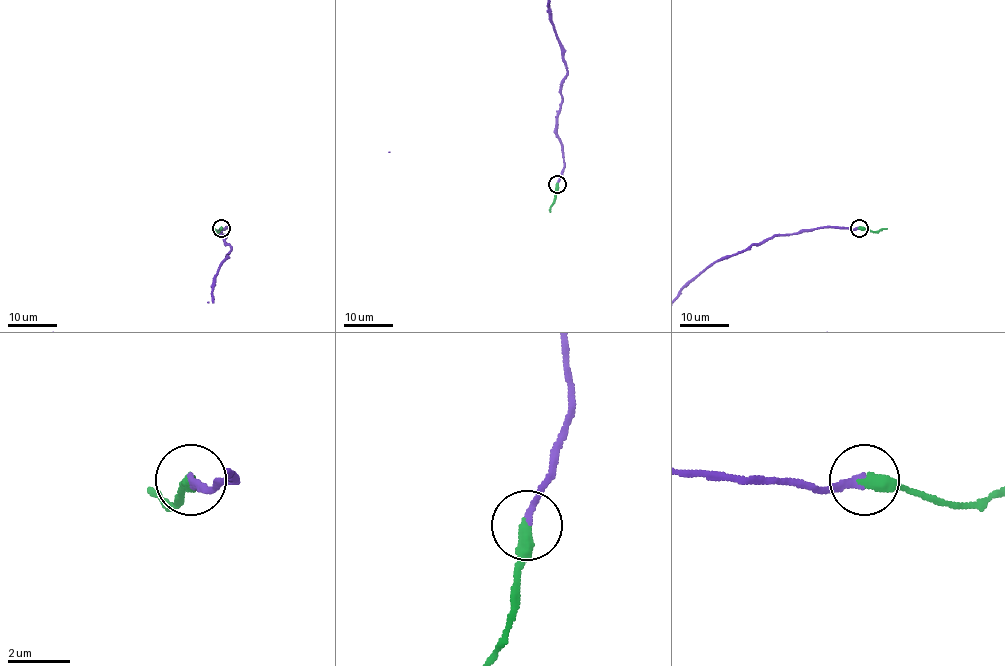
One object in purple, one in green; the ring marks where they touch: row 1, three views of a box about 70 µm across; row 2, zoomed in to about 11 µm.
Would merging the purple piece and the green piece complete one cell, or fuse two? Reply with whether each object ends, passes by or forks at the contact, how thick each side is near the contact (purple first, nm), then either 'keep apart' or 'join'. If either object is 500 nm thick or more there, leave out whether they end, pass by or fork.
purple ends there; green ends there; 200 nm thick on the purple side, 440 nm on the other; join

